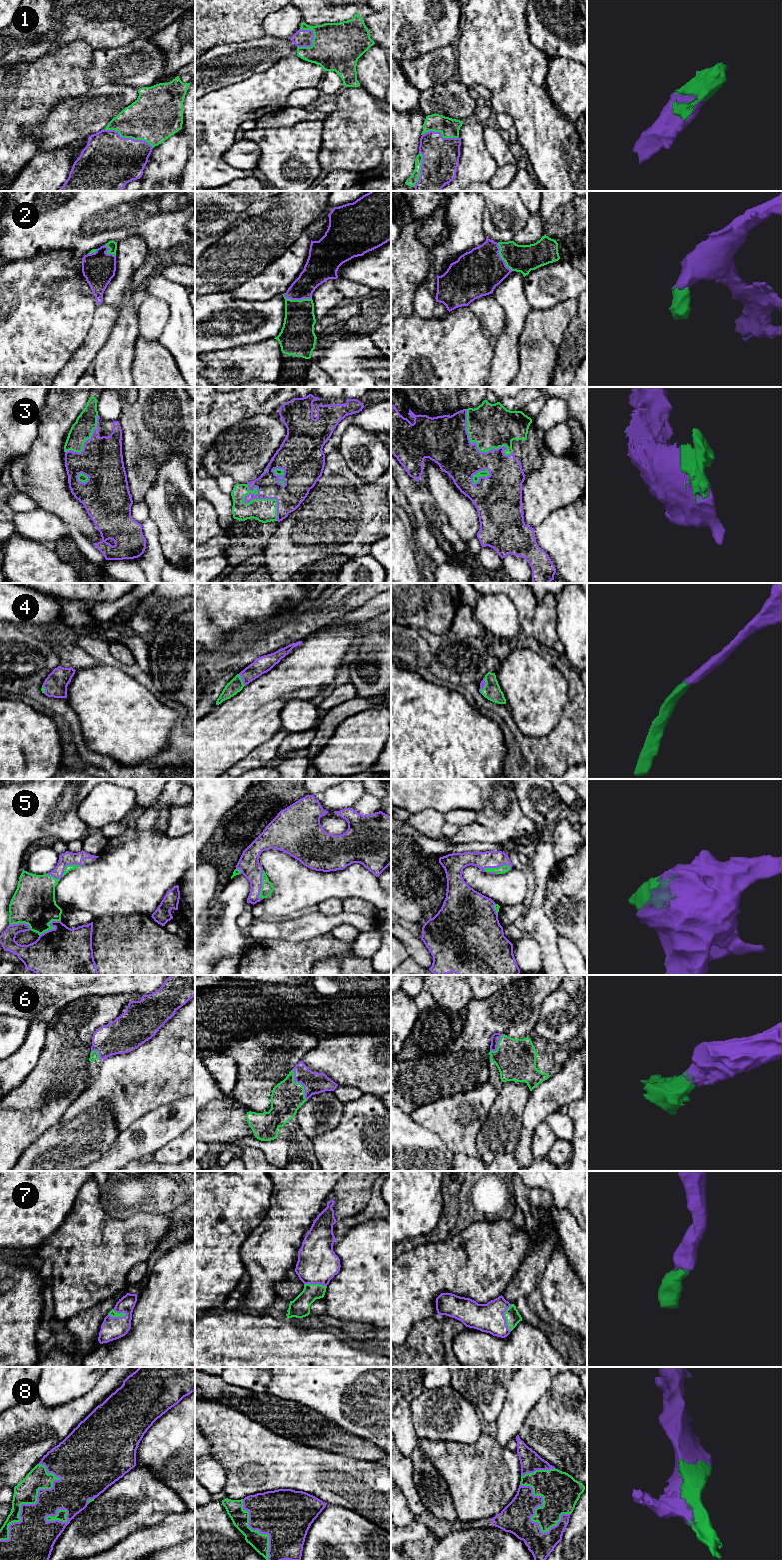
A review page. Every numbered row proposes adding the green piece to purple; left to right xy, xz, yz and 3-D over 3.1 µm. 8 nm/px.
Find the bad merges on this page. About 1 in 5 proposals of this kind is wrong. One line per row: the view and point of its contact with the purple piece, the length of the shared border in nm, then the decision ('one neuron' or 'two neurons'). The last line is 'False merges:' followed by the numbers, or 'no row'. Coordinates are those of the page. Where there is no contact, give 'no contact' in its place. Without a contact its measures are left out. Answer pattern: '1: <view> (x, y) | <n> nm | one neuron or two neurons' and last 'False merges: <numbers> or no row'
1: xy (129, 138) | 420 nm | one neuron
2: xz (297, 299) | 240 nm | one neuron
3: xz (262, 498) | 380 nm | one neuron
4: xz (242, 680) | 110 nm | one neuron
5: xy (52, 926) | 220 nm | one neuron
6: xz (300, 1082) | 280 nm | one neuron
7: xy (117, 1317) | 150 nm | one neuron
8: xy (32, 1504) | 700 nm | one neuron
False merges: no row

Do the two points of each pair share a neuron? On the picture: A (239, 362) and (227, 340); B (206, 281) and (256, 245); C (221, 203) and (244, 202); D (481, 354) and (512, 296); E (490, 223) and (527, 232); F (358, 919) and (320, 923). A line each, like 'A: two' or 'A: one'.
A: two
B: one
C: one
D: two
E: two
F: one

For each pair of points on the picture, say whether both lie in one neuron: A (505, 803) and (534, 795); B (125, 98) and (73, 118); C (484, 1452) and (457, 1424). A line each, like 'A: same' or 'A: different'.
A: different
B: same
C: different

